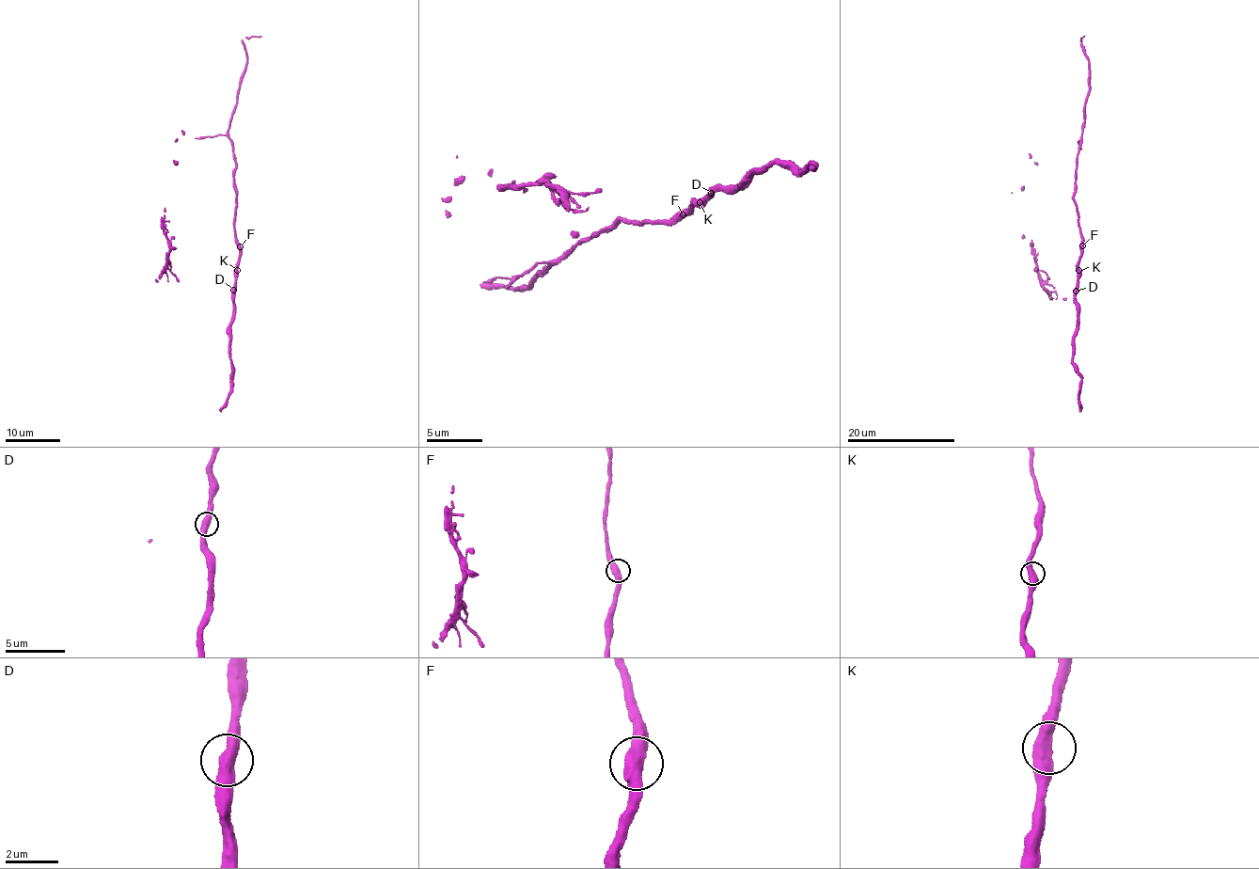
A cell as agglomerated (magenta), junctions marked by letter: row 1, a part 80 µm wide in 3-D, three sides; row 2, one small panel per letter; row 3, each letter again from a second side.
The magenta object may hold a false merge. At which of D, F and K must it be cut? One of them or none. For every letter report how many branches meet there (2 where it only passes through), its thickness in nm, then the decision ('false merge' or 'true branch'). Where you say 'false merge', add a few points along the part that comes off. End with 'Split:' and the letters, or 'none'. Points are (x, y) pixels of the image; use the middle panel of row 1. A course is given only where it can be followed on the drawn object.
D: branches 2; calibre 500 nm; true branch
F: branches 2; calibre 480 nm; true branch
K: branches 2; calibre 500 nm; true branch
Split: none

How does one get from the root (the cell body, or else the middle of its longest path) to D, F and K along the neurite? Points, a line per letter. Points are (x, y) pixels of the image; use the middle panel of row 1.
D: (643, 221), (650, 218), (662, 222), (673, 217), (715, 196), (712, 192)
F: (643, 221), (650, 218), (662, 222), (683, 214)
K: (643, 221), (650, 218), (662, 222), (700, 202)

